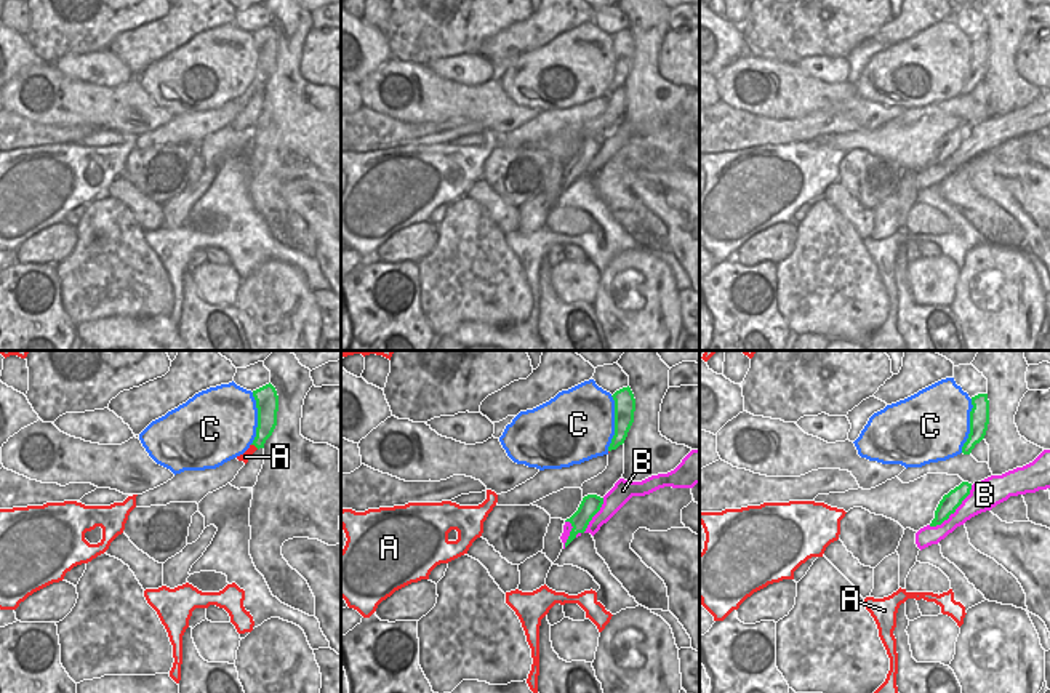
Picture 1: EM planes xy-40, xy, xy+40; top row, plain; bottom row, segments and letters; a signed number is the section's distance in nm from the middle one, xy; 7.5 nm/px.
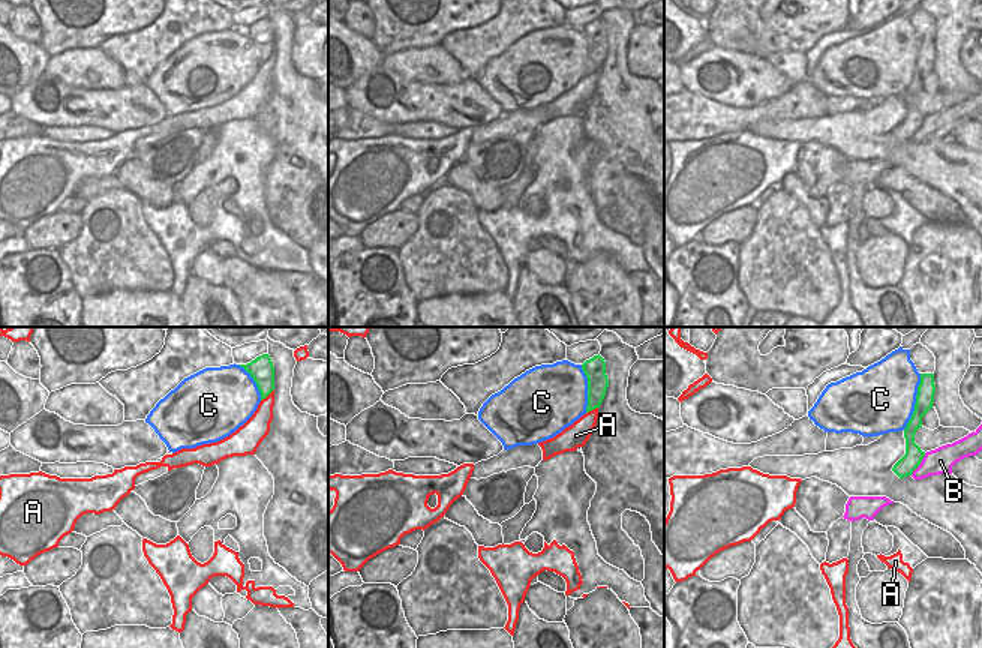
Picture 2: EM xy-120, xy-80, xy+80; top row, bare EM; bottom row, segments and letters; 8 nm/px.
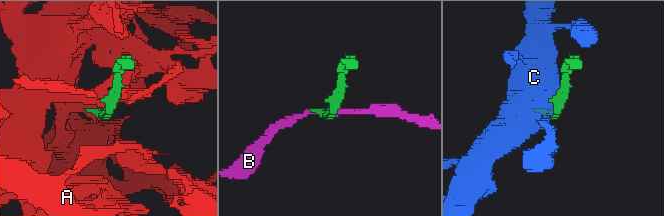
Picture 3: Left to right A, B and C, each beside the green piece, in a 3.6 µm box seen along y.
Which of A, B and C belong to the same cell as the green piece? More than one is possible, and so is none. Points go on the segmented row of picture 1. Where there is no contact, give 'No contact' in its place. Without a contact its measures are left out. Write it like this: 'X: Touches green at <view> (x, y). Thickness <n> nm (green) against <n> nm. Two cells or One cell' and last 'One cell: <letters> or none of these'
A: Touches green at xy-40 (255, 445). Thickness 140 nm (green) against 70 nm. Two cells
B: Touches green at xy+40 (954, 511). Thickness 140 nm (green) against 220 nm. Two cells
C: Touches green at xy (615, 423). Thickness 170 nm (green) against 480 nm. Two cells
One cell: none of these.

